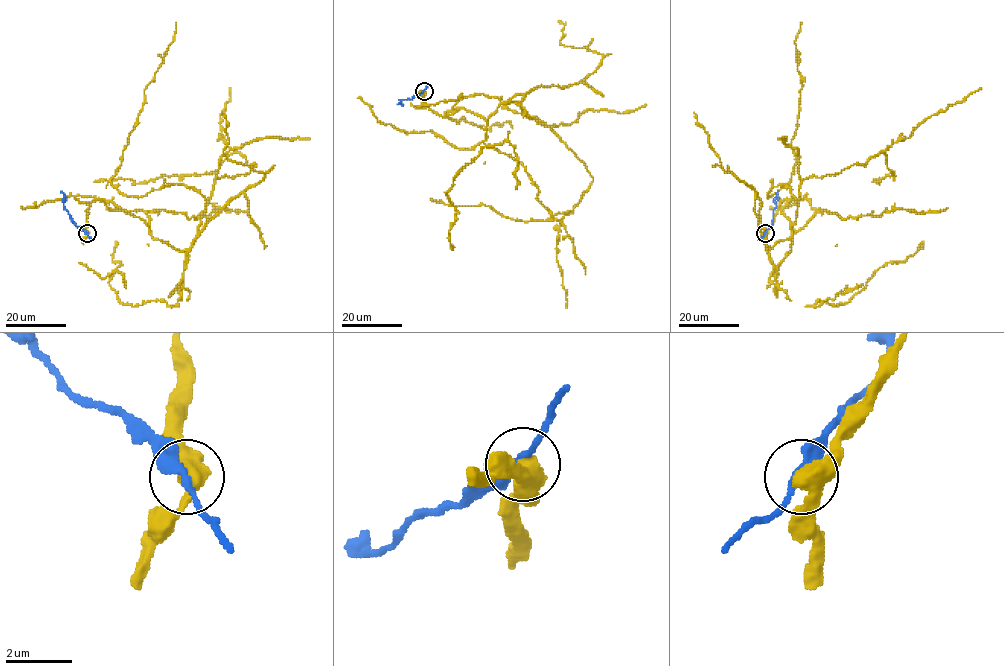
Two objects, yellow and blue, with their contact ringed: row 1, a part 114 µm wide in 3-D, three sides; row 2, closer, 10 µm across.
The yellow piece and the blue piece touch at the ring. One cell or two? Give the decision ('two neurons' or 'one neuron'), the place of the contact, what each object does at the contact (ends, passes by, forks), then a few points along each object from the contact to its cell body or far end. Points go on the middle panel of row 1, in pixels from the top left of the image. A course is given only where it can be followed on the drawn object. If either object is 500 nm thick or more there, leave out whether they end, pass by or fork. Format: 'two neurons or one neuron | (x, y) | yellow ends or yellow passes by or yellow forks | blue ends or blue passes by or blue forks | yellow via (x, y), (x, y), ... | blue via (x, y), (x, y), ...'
two neurons | (424, 91) | yellow passes by | blue passes by | yellow via (424, 91), (442, 116), (485, 119), (522, 94), (542, 124), (481, 93), (447, 113), (512, 128) | blue via (424, 91), (411, 99), (401, 100), (402, 104)

